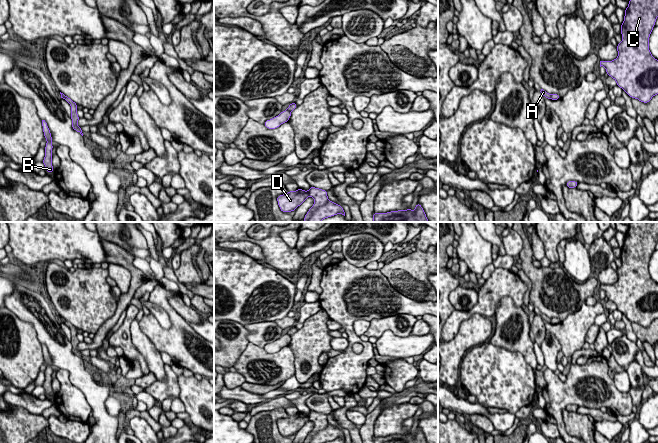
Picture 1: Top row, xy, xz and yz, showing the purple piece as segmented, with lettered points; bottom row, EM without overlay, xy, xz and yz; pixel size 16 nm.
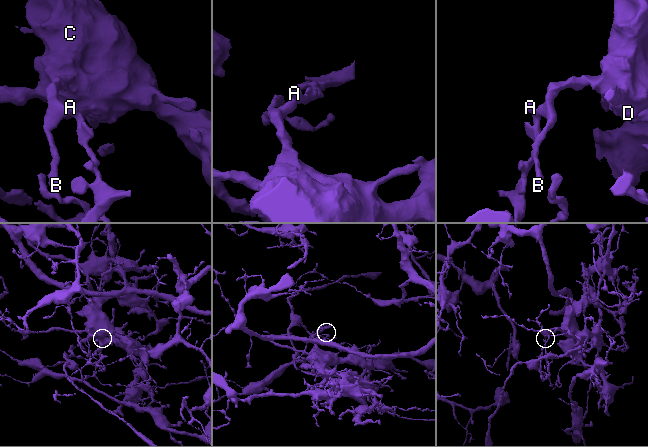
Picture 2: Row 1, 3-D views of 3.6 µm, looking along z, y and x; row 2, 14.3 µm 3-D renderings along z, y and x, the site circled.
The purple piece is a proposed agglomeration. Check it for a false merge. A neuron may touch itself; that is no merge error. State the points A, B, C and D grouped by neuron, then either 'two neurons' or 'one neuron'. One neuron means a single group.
A / B C D; two neurons

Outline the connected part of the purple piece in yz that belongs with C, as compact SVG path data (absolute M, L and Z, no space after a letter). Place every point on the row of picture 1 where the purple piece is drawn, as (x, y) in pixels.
M630 0L621 24L622 42L617 44L618 56L612 61L600 61L606 73L631 98L648 103L658 94L658 60L649 50L649 37L658 17L658 0Z

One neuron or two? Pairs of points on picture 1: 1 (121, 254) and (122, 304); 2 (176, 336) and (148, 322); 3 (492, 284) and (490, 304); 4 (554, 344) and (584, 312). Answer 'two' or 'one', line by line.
1: one
2: one
3: one
4: two

